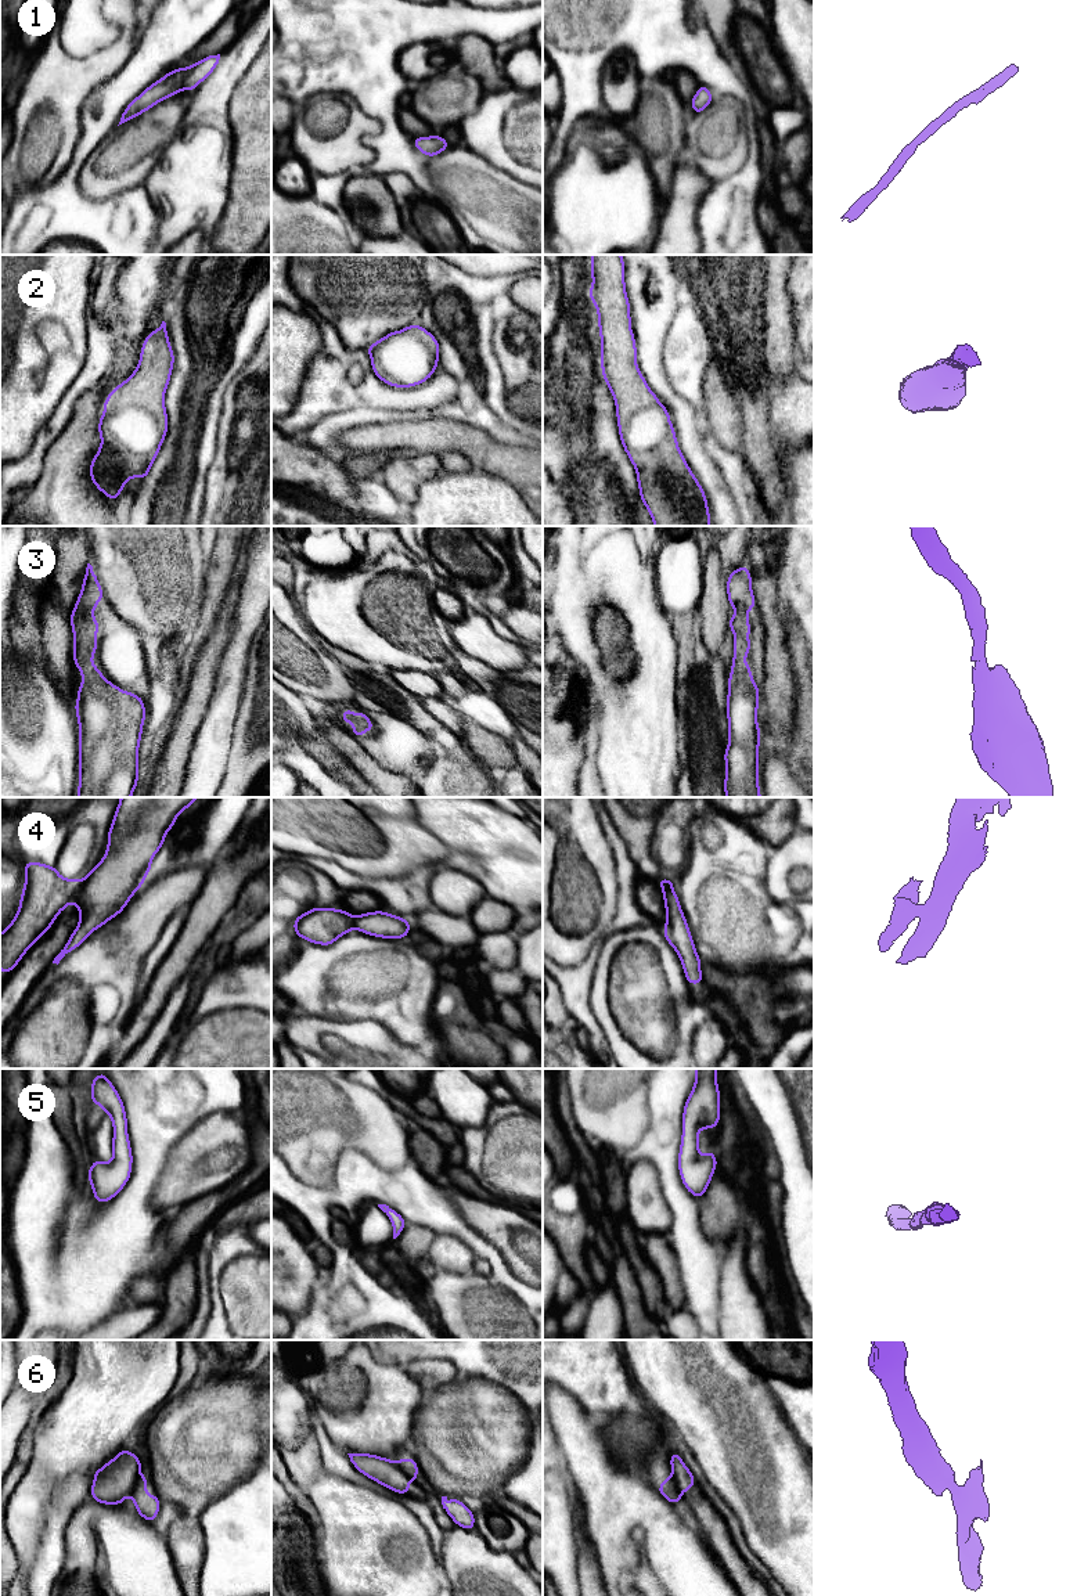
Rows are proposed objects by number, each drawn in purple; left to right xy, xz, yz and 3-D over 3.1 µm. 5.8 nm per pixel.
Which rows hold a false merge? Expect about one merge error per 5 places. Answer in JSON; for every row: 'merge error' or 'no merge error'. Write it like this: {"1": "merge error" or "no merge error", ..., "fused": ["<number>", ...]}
{"1": "no merge error", "2": "no merge error", "3": "no merge error", "4": "merge error", "5": "no merge error", "6": "merge error", "fused": ["4", "6"]}

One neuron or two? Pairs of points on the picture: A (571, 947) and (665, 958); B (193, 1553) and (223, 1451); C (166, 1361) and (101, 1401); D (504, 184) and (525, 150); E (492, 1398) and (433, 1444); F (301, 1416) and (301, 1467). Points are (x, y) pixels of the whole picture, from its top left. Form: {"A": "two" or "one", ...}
{"A": "two", "B": "one", "C": "one", "D": "two", "E": "one", "F": "one"}

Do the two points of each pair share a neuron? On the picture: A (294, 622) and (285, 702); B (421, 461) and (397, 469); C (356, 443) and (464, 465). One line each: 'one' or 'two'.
A: two
B: one
C: two

